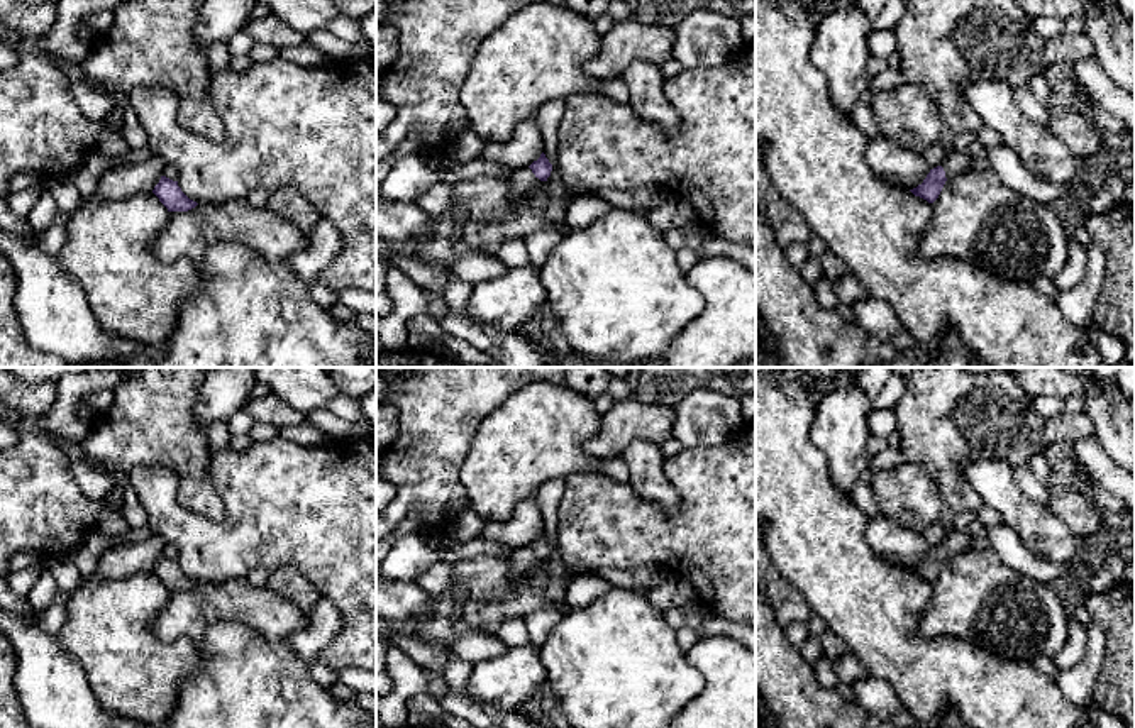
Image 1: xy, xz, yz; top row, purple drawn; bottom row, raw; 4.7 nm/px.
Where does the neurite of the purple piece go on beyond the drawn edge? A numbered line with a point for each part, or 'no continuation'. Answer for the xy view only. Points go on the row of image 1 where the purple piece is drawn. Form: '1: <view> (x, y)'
no continuation

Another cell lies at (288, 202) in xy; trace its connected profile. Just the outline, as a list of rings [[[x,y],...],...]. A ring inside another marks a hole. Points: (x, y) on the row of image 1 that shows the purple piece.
[[[283,186],[271,191],[268,208],[273,213],[293,222],[310,235],[317,222],[322,218],[313,203],[296,186]]]

